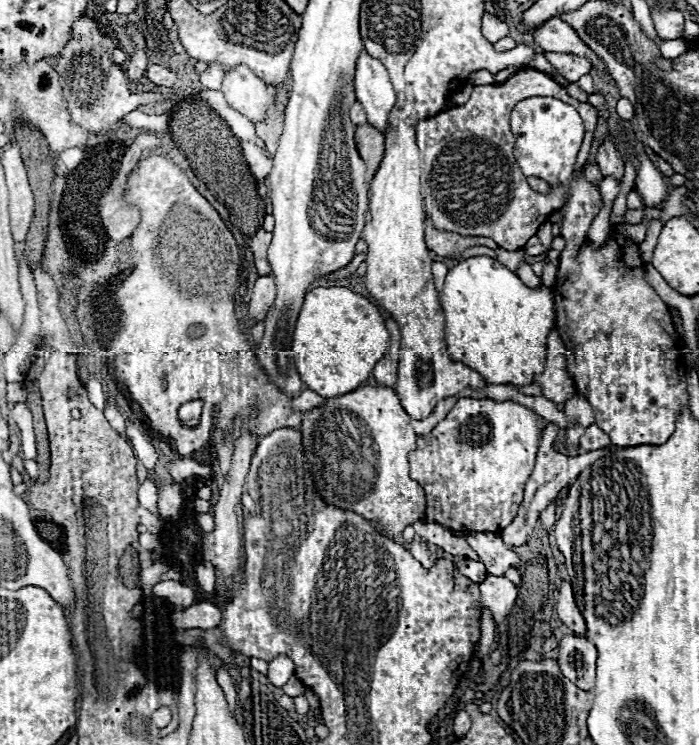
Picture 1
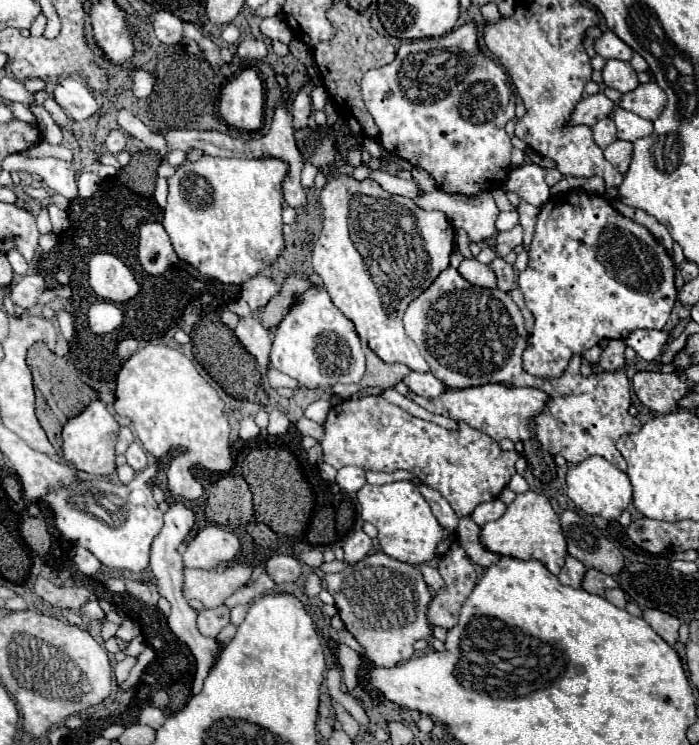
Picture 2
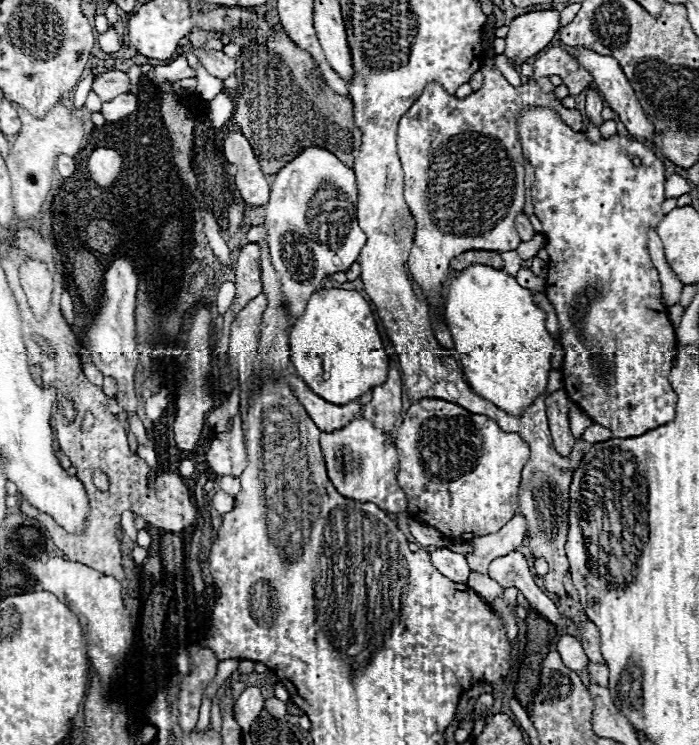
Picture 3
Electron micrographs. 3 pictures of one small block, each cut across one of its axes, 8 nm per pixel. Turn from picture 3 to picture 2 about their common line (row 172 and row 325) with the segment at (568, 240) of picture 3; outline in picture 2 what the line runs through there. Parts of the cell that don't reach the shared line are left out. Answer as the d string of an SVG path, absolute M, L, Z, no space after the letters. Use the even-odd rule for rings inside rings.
M578 190L556 194L540 208L530 244L530 262L528 268L520 272L518 284L536 320L528 348L524 350L524 368L540 378L560 376L574 354L582 356L602 340L626 338L636 328L662 330L676 302L674 262L650 230L622 216L606 198Z

